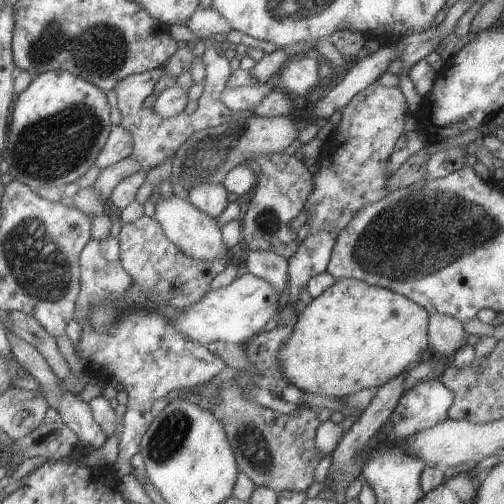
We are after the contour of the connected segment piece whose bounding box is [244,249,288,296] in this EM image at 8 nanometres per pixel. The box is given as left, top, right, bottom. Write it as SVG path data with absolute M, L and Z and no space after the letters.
M269 249L249 251L244 262L249 273L271 283L271 286L278 290L278 296L280 296L288 279L287 260Z

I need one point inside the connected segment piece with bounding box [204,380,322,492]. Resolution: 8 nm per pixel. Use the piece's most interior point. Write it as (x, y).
(276, 450)

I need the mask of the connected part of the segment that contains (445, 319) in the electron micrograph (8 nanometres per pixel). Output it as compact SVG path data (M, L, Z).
M444 314L429 315L427 336L429 353L443 355L444 357L452 357L456 350L465 344L462 322Z

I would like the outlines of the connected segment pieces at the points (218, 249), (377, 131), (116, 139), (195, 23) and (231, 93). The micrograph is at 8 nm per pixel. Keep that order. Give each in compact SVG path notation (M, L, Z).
M175 194L163 199L157 199L154 204L154 213L151 217L163 231L169 242L172 242L181 252L187 256L202 261L210 261L226 258L228 251L221 242L220 227L217 221L208 214L201 212L193 203L186 198L178 197Z
M376 82L357 92L339 111L341 118L335 124L335 133L322 142L322 152L317 158L317 172L312 175L312 189L304 200L303 209L307 213L304 223L309 226L309 234L330 231L337 236L359 209L381 200L388 193L386 182L390 175L386 169L387 161L395 141L403 132L405 116L410 115L399 87L384 87Z
M113 125L108 134L107 142L99 151L93 165L102 169L117 164L117 162L126 159L132 154L132 144L132 134L129 134L127 129L121 125Z
M211 6L198 7L187 20L188 30L201 40L222 38L231 30L231 25Z
M274 82L257 83L228 89L224 87L221 93L222 103L234 111L251 111L261 99L264 99L274 88Z

